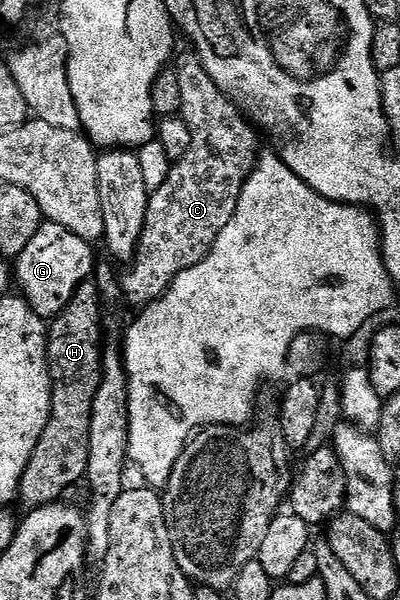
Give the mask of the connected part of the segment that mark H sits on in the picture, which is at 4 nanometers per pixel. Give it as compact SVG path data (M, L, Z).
M90 279L78 287L75 295L71 295L71 303L58 317L52 318L47 329L45 342L45 358L49 360L51 375L51 415L47 419L47 427L43 427L43 435L39 435L39 443L35 443L35 451L31 451L31 459L21 476L17 488L19 501L25 504L26 510L38 509L62 500L61 497L72 485L81 485L87 471L87 443L91 435L91 403L95 403L95 391L99 391L101 382L101 355L103 352L103 302L97 289L96 280Z

